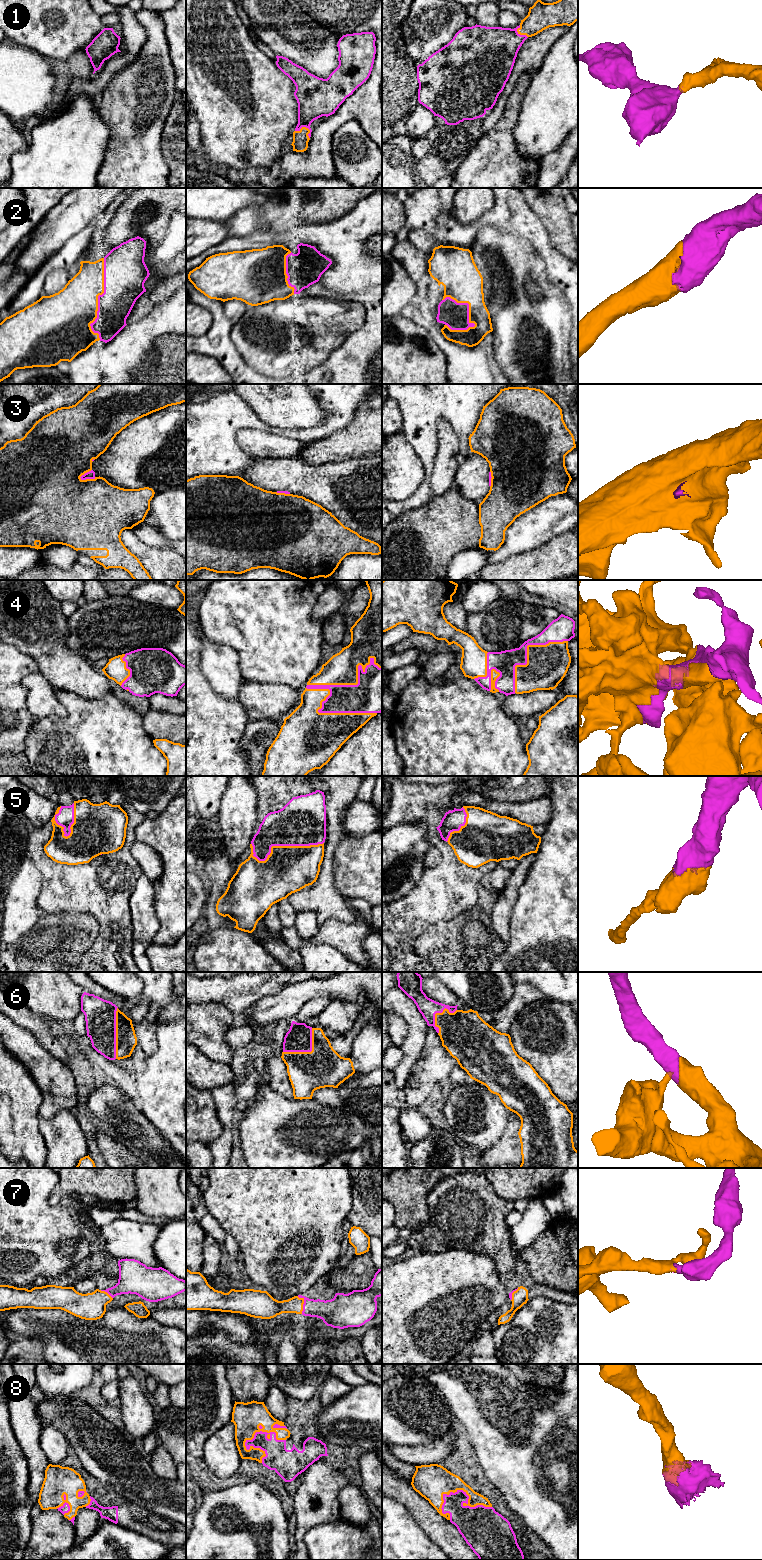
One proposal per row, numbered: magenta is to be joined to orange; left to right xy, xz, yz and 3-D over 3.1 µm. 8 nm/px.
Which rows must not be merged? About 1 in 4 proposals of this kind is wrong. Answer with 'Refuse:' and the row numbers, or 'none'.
Refuse: 3

